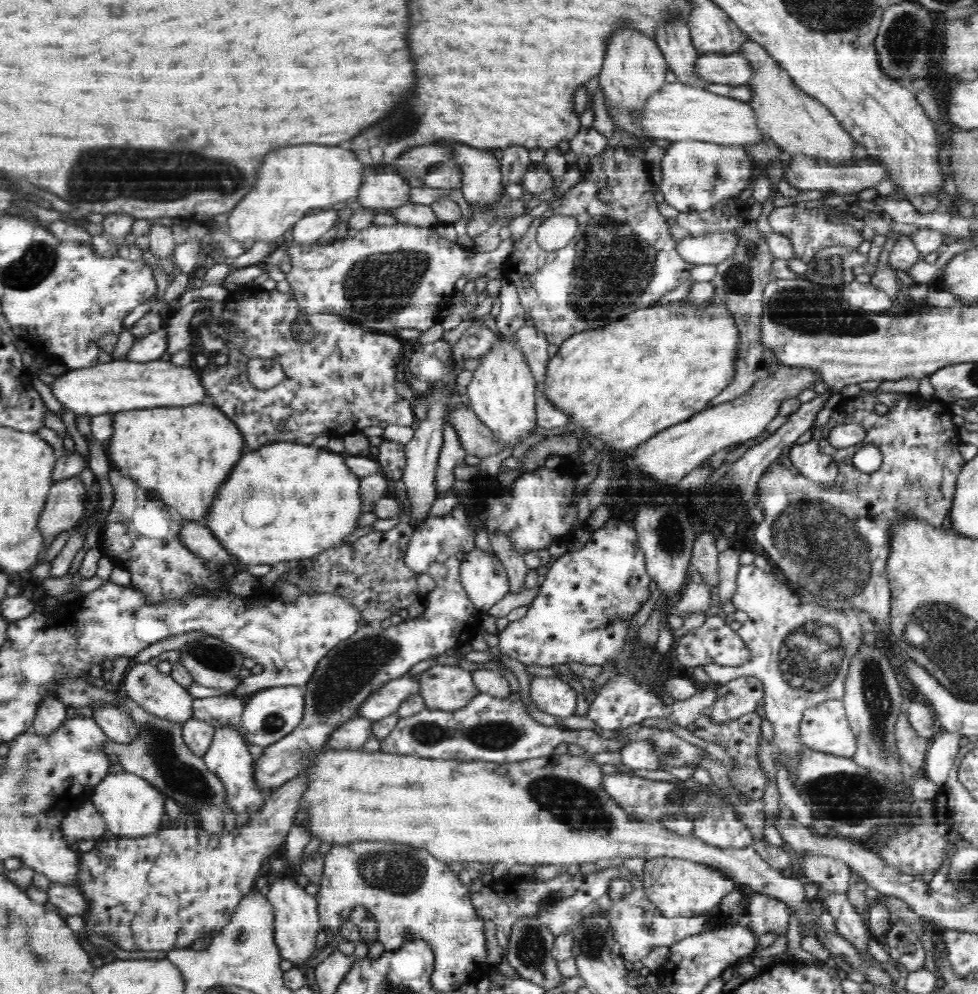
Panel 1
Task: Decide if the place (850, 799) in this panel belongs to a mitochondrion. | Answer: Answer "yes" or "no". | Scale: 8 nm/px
yes

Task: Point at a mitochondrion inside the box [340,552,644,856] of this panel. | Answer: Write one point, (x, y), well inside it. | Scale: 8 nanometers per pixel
(565, 798)

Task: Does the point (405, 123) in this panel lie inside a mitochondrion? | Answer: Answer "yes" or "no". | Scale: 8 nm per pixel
yes

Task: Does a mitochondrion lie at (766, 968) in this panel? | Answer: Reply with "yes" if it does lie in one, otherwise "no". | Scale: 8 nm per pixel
no

